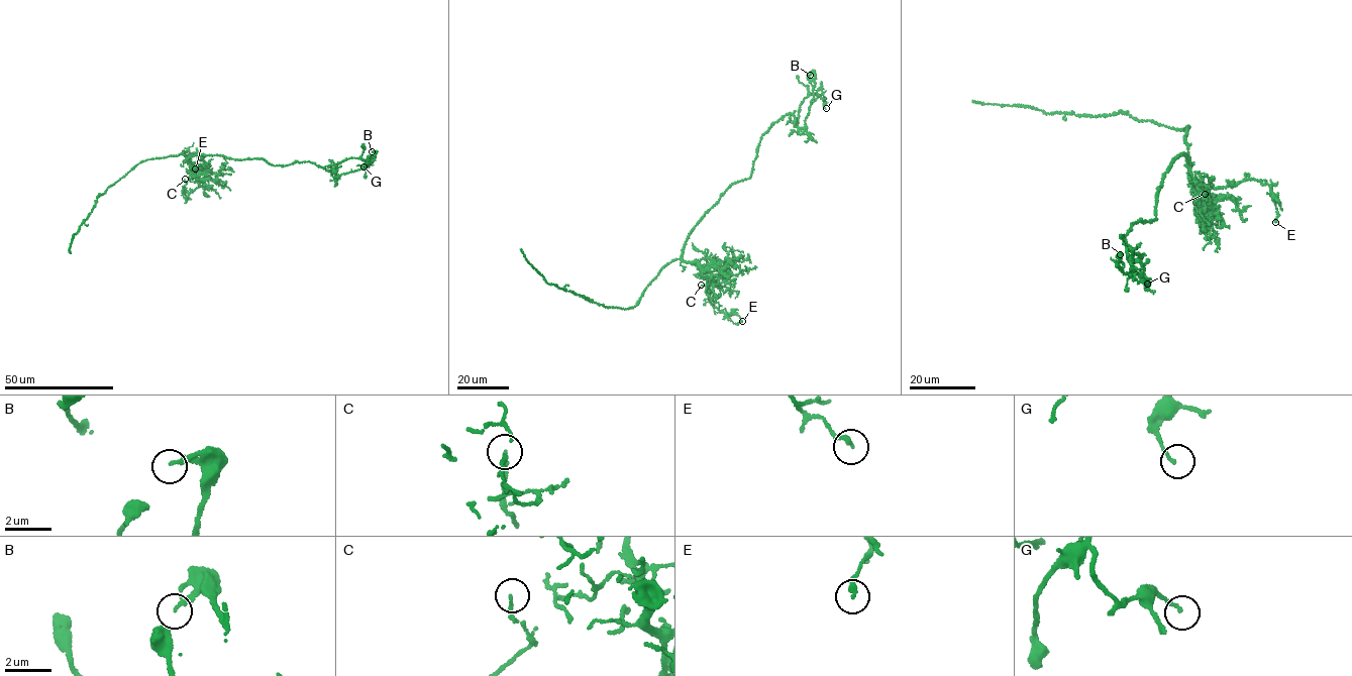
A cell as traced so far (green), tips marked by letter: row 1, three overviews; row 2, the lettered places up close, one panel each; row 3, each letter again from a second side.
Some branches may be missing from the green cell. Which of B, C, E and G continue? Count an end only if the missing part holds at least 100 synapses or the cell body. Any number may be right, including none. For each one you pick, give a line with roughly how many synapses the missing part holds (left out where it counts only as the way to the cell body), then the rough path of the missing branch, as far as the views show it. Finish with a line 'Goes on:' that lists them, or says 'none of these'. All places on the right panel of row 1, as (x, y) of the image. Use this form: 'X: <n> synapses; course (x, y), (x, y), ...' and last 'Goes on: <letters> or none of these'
Goes on: none of these

